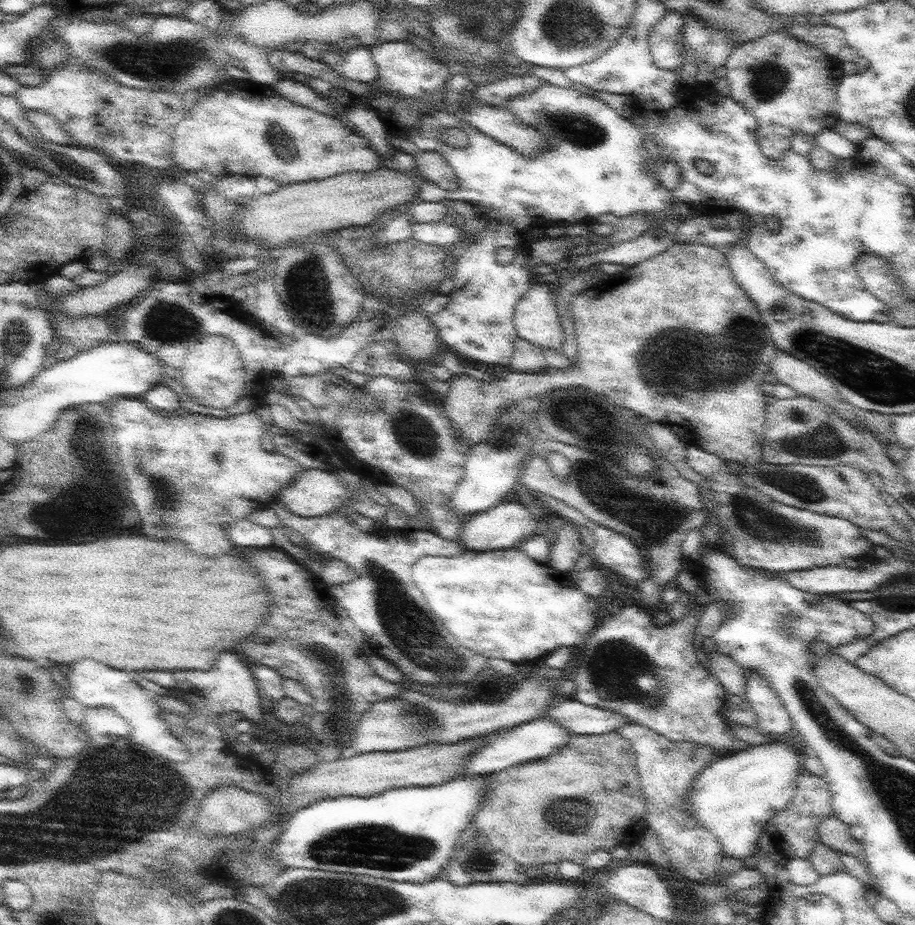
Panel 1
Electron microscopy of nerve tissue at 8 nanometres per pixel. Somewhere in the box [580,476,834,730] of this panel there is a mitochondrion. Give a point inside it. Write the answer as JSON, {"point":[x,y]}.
{"point":[614,670]}

